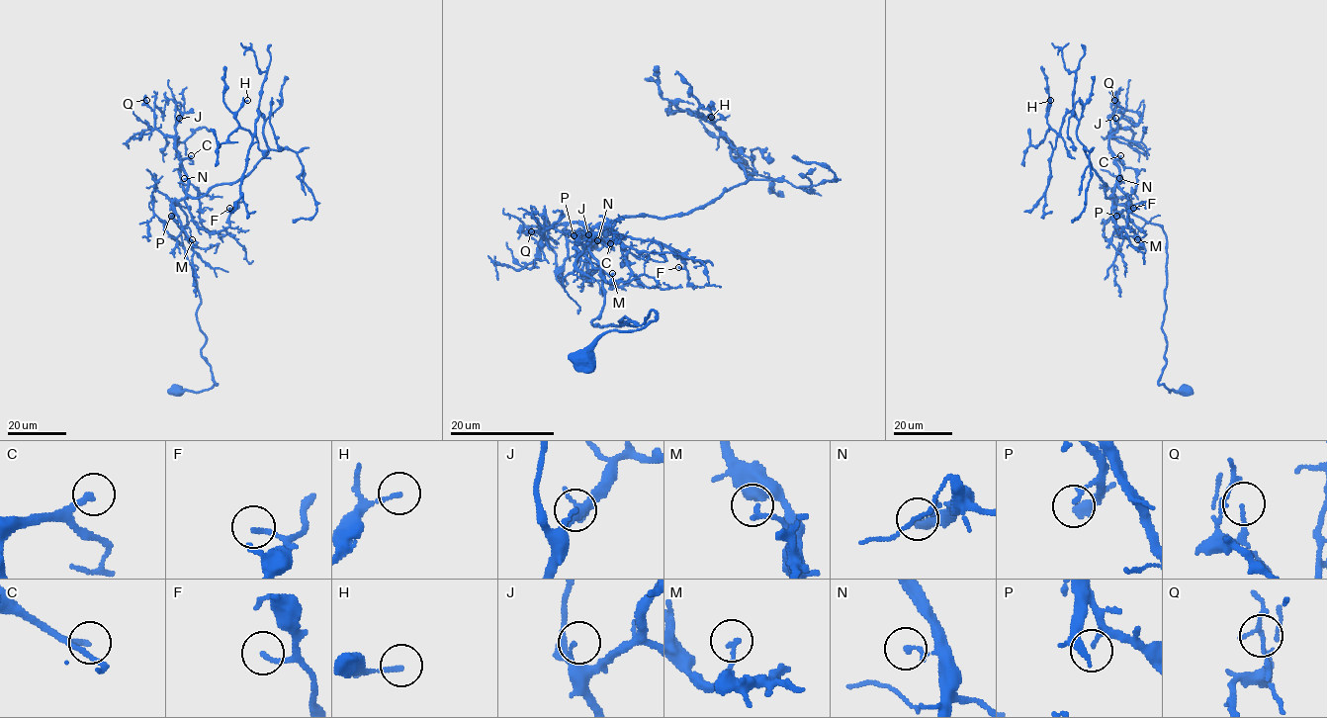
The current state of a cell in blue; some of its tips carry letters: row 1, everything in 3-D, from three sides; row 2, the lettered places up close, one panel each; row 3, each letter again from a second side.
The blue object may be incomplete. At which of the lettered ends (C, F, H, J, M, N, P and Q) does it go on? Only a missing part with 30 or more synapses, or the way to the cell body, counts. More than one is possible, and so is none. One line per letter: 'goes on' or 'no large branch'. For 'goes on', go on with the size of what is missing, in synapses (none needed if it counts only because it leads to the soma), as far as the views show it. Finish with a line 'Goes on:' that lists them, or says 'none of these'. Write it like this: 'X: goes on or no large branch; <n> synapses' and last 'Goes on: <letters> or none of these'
C: goes on; 80 synapses
F: no large branch
H: no large branch
J: no large branch
M: no large branch
N: no large branch
P: no large branch
Q: no large branch
Goes on: C

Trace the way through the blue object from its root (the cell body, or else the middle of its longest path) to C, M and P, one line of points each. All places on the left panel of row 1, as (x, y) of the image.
C: (176, 389), (217, 385), (202, 355), (201, 299), (177, 204), (188, 186), (182, 161), (191, 155)
M: (176, 389), (217, 385), (201, 351), (200, 295), (181, 235), (187, 217), (174, 201), (172, 217), (192, 239)
P: (176, 389), (201, 392), (217, 385), (201, 351), (200, 295), (181, 235), (187, 217), (175, 201), (171, 216)

